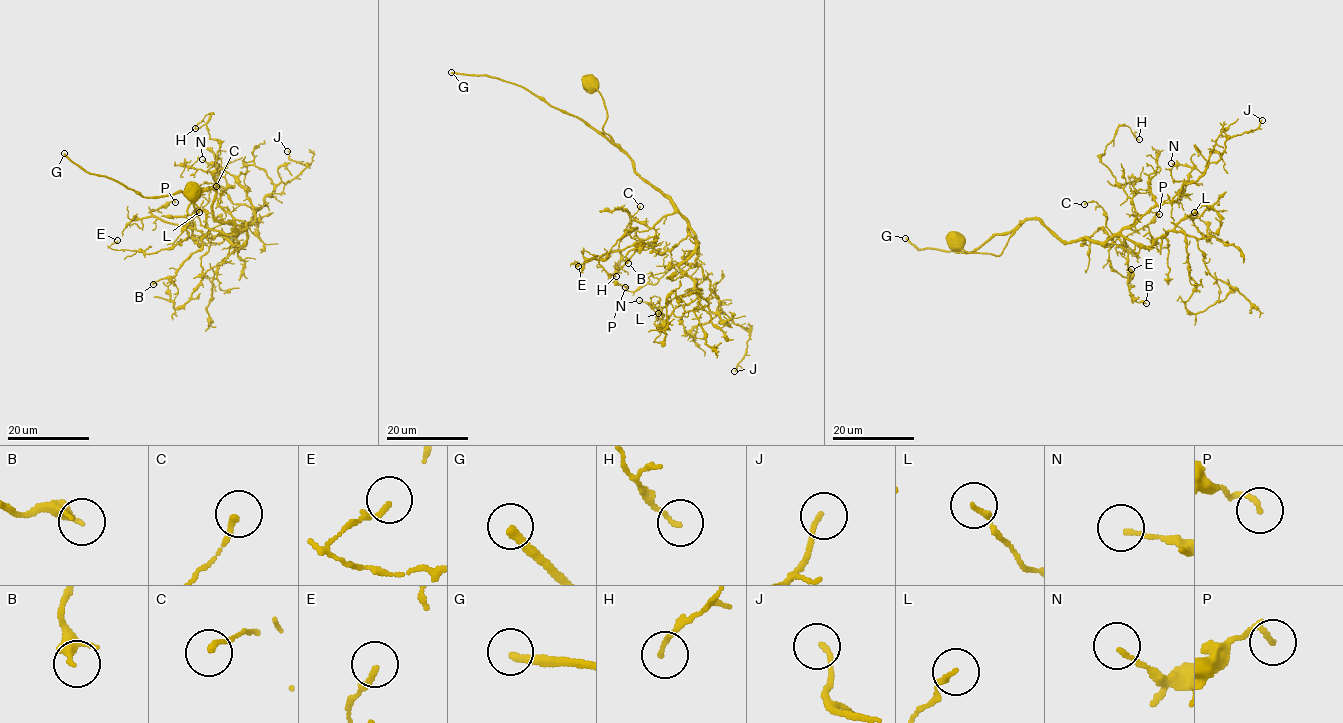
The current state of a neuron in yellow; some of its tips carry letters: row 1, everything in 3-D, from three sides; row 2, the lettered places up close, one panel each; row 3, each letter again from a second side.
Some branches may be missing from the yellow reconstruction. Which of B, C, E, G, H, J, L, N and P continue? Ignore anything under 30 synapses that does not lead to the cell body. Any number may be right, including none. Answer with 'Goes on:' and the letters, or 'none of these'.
Goes on: G

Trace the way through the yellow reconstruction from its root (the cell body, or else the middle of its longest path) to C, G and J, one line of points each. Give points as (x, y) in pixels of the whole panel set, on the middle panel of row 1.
C: (590, 85), (606, 110), (603, 131), (674, 211), (647, 230), (625, 231), (640, 206)
G: (590, 85), (603, 100), (602, 128), (612, 140), (520, 86), (451, 72)
J: (590, 85), (606, 110), (603, 131), (635, 173), (682, 215), (721, 310), (748, 332), (734, 371)

